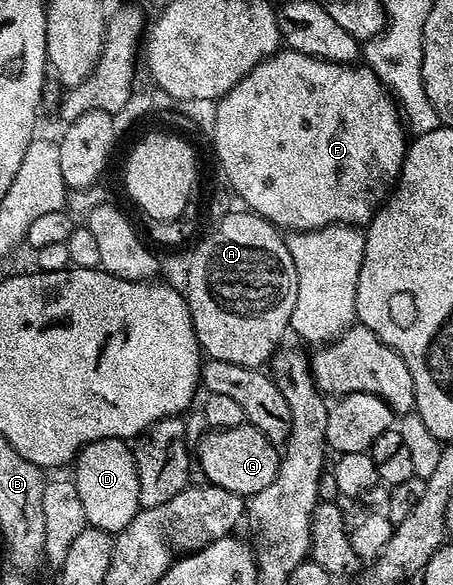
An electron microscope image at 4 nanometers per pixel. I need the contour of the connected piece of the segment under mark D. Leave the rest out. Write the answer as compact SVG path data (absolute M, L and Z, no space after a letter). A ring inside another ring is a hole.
M101 439L87 443L78 452L72 470L87 524L111 533L123 531L140 509L140 481L131 444L124 439Z

